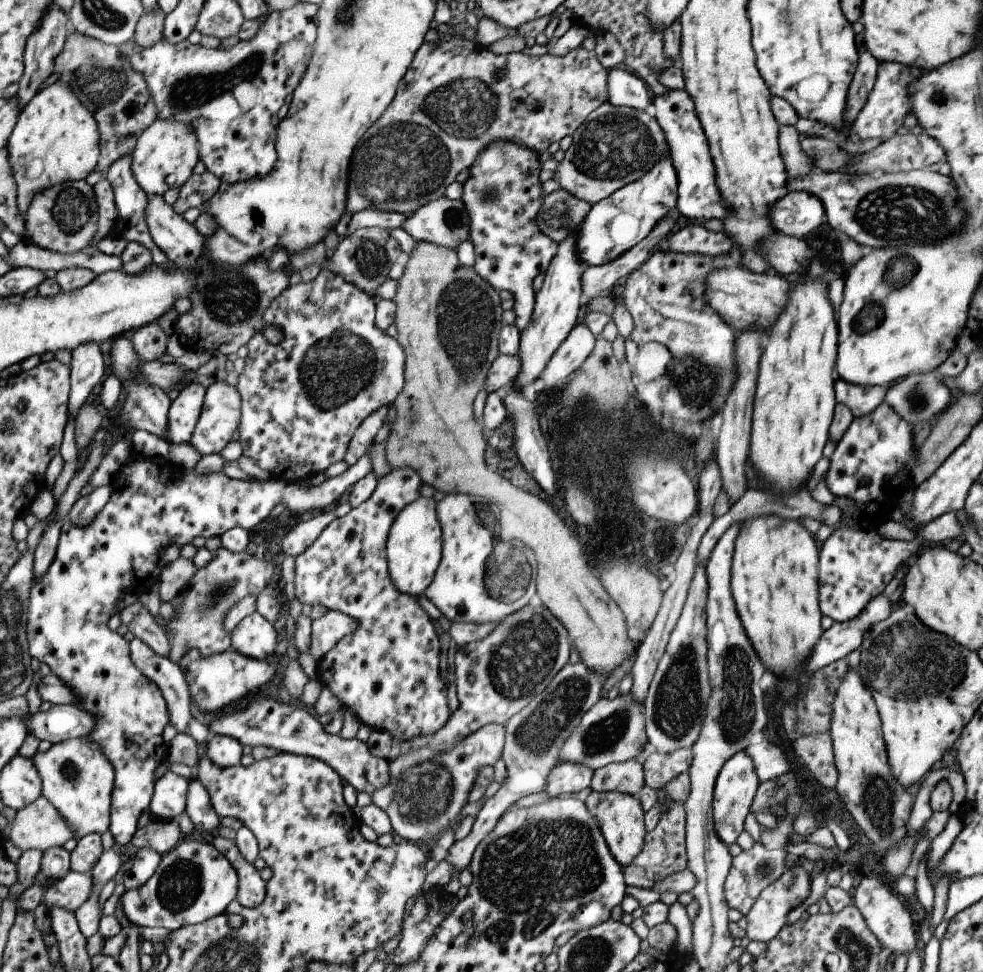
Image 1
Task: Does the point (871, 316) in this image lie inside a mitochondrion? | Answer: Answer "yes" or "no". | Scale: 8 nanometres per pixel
yes

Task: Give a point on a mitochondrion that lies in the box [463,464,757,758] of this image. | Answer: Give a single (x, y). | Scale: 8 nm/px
(521, 663)

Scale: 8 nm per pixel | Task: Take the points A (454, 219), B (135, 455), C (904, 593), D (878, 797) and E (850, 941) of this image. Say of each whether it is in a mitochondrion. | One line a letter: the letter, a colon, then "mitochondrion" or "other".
A: mitochondrion
B: other
C: other
D: mitochondrion
E: mitochondrion

